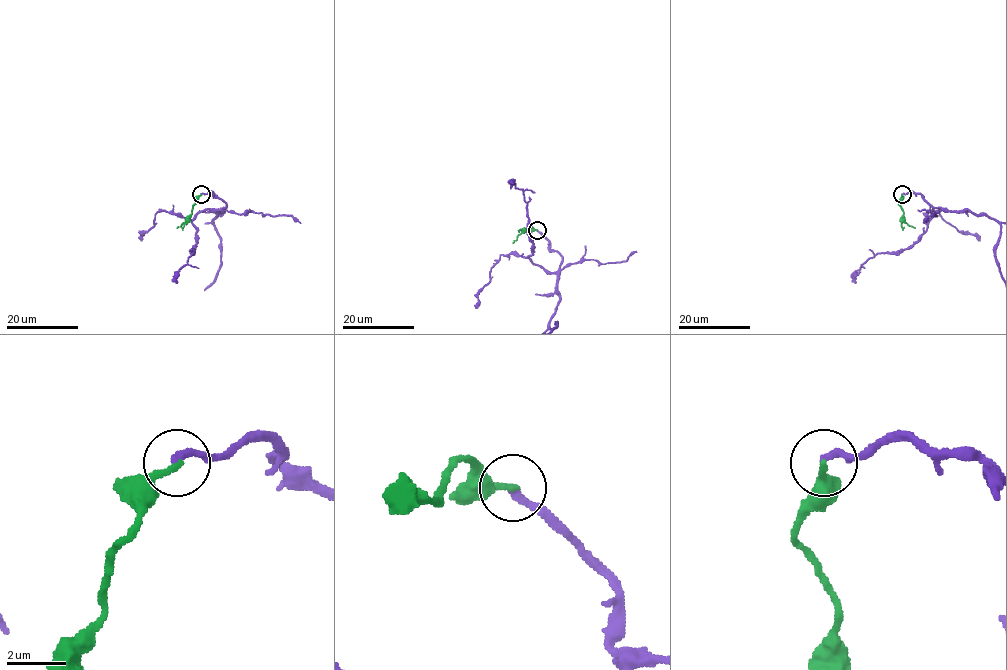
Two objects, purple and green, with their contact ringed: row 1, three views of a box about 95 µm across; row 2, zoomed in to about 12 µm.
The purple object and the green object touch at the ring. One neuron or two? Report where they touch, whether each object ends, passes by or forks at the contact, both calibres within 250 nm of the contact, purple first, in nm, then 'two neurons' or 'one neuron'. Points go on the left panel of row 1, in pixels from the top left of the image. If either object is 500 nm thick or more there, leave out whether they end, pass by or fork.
at (201, 194); purple ends there; green ends there; 260 nm thick on the purple side, 240 nm on the other; two neurons

